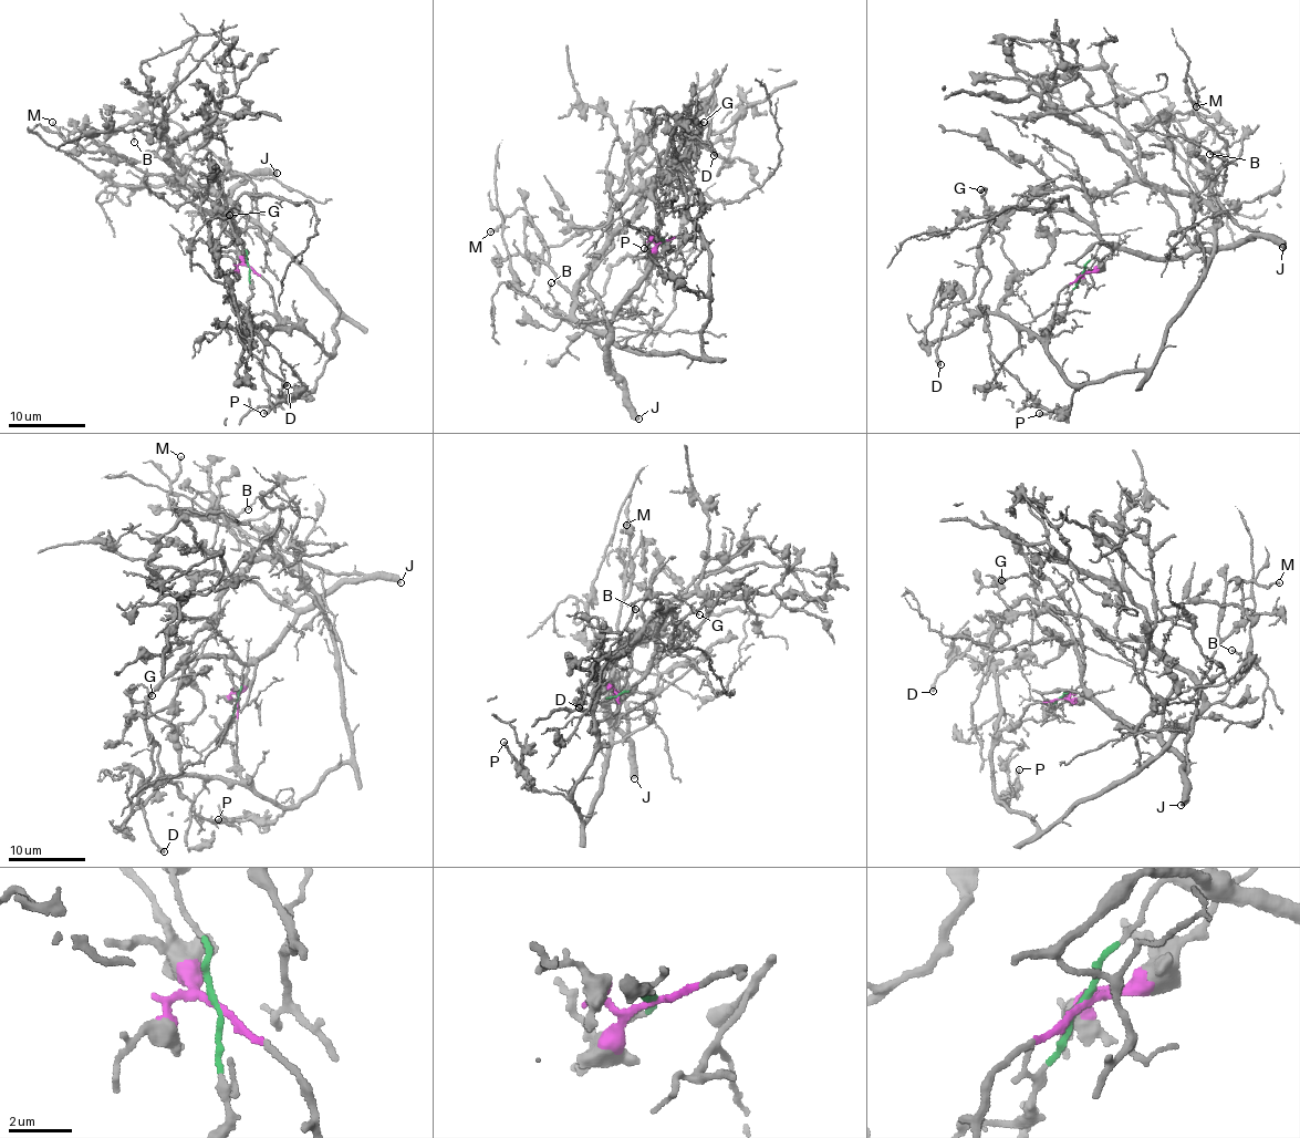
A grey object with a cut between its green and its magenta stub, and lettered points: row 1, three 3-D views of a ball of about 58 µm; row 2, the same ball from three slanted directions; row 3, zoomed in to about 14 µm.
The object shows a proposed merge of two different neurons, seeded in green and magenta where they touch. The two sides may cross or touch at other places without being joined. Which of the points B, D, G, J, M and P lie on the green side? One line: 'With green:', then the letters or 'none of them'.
With green: D, J

